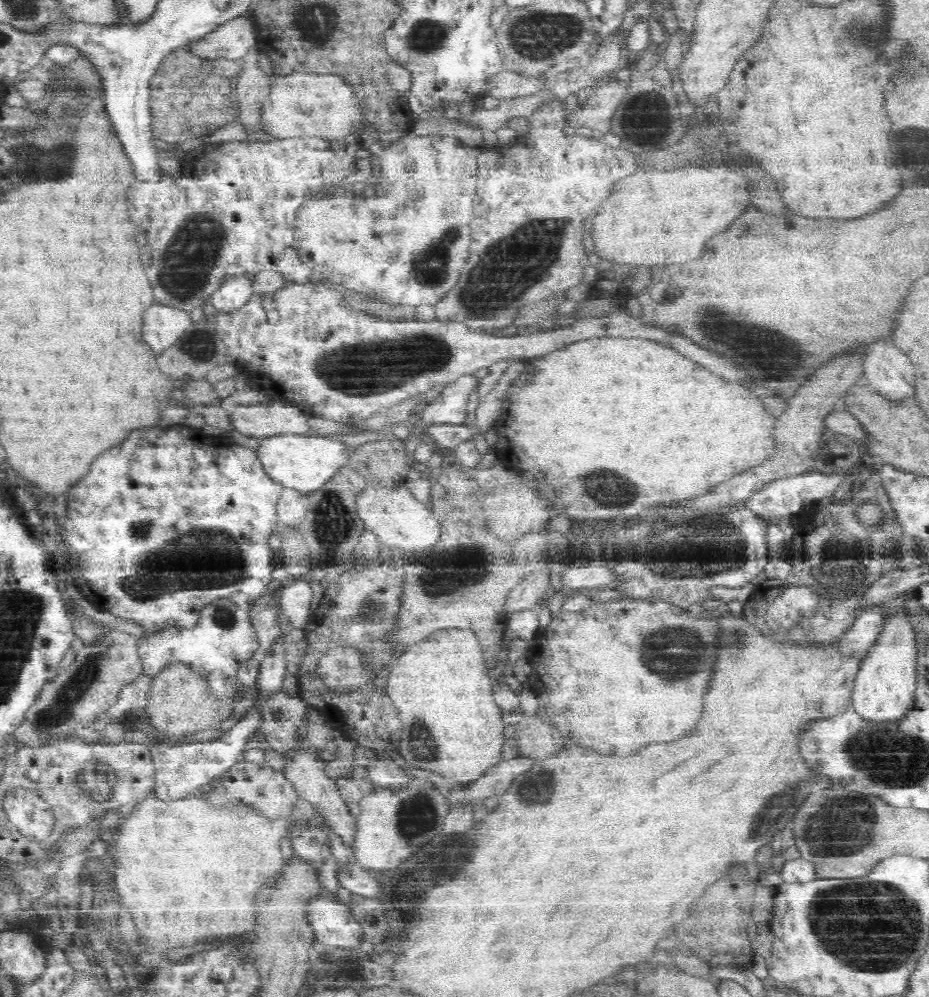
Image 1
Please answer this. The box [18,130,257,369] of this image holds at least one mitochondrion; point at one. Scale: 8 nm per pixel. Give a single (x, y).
(182, 271)

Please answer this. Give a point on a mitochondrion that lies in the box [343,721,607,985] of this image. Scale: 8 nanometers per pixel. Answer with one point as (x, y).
(467, 843)

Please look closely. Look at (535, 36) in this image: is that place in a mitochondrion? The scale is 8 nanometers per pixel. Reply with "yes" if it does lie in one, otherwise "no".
yes

